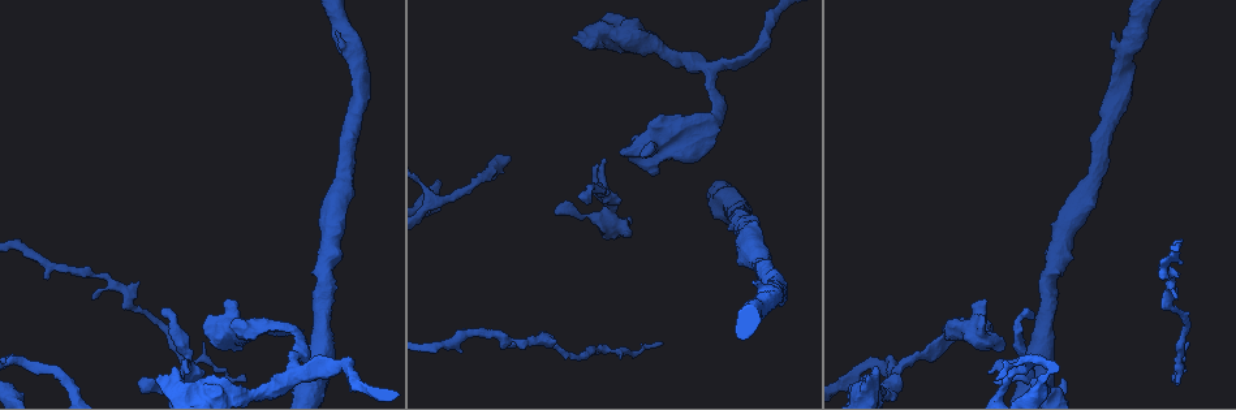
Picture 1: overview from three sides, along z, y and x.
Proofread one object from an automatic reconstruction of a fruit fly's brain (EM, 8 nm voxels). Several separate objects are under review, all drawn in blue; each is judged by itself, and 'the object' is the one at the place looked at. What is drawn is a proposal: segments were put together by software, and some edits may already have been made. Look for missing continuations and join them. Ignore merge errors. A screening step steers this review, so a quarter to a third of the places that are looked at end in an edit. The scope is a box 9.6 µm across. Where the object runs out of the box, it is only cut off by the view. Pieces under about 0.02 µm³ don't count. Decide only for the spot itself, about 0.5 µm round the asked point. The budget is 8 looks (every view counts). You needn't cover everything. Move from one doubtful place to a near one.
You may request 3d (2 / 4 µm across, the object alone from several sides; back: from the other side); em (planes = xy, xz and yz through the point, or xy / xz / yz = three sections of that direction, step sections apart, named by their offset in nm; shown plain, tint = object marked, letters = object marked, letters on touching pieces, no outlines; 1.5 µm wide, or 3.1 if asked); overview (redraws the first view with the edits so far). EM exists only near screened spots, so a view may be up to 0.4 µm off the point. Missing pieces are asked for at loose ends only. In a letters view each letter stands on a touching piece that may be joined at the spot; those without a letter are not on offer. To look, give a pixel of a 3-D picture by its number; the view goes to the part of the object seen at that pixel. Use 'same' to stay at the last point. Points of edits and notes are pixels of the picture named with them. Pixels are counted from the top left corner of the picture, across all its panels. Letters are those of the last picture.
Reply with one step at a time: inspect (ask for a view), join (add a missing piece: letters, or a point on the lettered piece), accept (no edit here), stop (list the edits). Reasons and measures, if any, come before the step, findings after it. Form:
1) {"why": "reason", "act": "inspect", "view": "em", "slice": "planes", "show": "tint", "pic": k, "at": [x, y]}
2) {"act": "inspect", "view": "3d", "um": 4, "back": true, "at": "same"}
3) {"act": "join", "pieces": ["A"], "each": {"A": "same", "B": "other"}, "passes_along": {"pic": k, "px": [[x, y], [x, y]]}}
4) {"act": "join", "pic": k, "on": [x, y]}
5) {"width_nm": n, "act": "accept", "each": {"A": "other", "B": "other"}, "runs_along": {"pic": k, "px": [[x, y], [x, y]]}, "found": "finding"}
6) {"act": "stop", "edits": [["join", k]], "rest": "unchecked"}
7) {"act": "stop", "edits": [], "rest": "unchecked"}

{"why": "branch stops here", "act": "inspect", "view": "3d", "um": 2, "pic": 1, "at": [94, 300]}

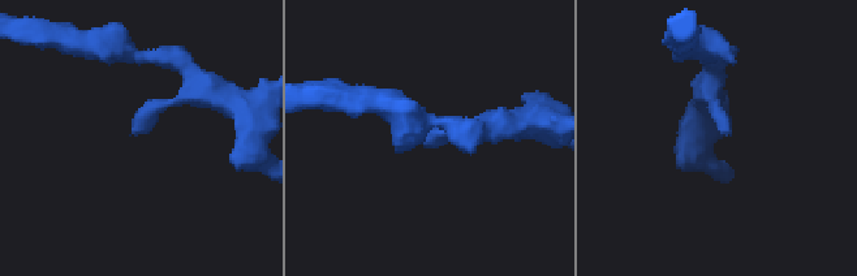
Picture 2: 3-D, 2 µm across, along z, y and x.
{"act": "inspect", "view": "em", "slice": "xy", "step": 8, "show": "letters", "pic": 2, "at": [423, 145]}

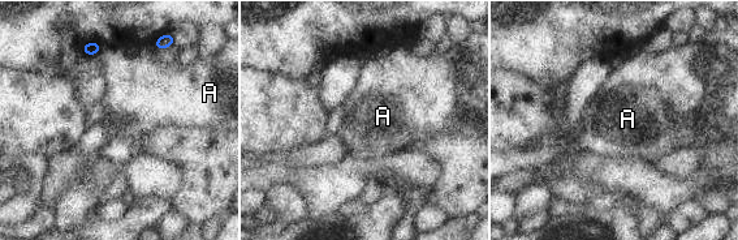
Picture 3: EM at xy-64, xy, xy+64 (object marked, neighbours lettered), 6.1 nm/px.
{"why": "another direction", "act": "inspect", "view": "em", "slice": "planes", "show": "letters", "at": "same"}

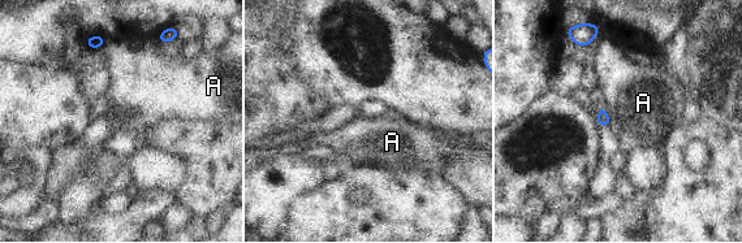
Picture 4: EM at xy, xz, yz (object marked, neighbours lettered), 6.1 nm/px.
{"longest_contact_nm": ["A", 130], "act": "accept", "each": {"A": "other"}, "border": {"pic": 4, "px": [[604, 107], [611, 125]]}, "found": "no lettered piece goes on from it"}

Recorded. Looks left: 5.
{"why": "branch stops here", "act": "inspect", "view": "em", "slice": "planes", "show": "letters", "pic": 1, "at": [1061, 380]}

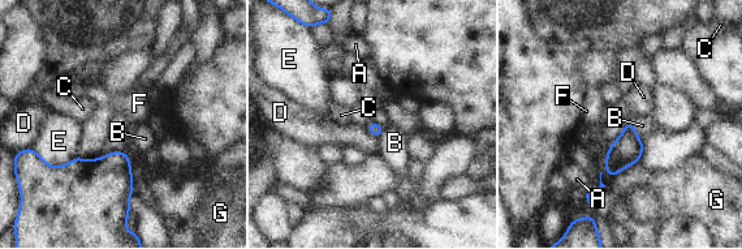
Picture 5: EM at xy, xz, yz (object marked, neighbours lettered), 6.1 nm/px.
{"act": "accept", "each": {"A": "other", "B": "other", "C": "other", "D": "other", "E": "other", "F": "other", "G": "other"}, "found": "no lettered piece goes on from it"}

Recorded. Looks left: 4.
{"why": "stops while still wide", "act": "inspect", "view": "3d", "um": 4, "pic": 1, "at": [874, 369]}

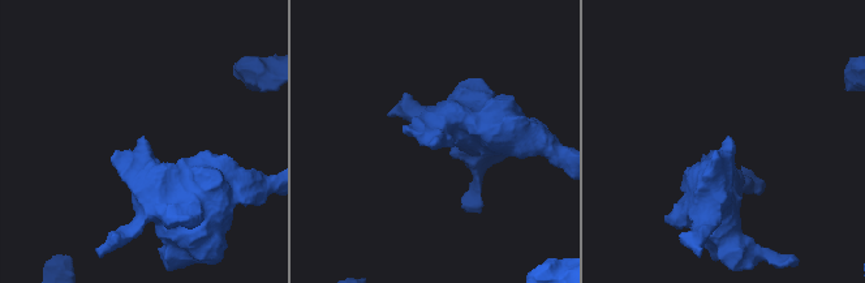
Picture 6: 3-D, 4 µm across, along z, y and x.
{"why": "need the tissue", "act": "inspect", "view": "em", "slice": "yz", "step": 4, "show": "letters", "pic": 6, "at": [141, 139]}

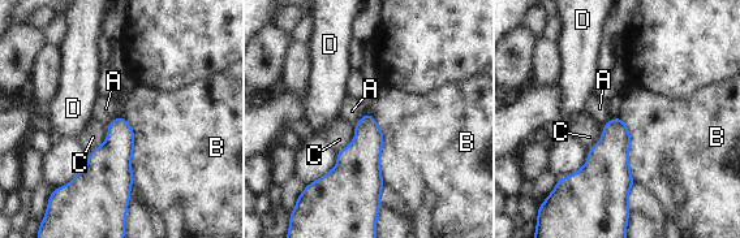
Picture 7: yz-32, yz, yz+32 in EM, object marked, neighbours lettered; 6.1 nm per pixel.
{"why": "another direction", "act": "inspect", "view": "em", "slice": "planes", "show": "letters", "at": "same"}

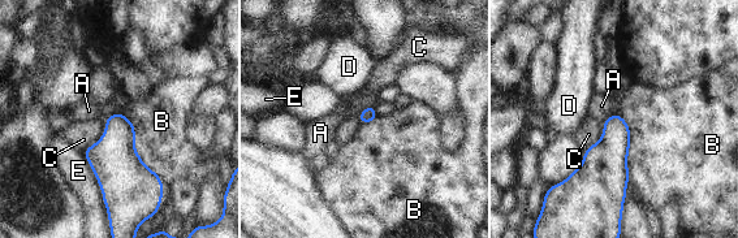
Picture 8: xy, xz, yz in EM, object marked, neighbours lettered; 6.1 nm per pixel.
{"act": "accept", "each": {"A": "other", "B": "other", "C": "other", "D": "other", "E": "other"}, "border": {"pic": 8, "px": [[374, 105], [367, 107], [358, 116]]}, "found": "no lettered piece goes on from it"}

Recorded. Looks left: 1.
{"act": "stop", "edits": [], "rest": "unchecked"}

